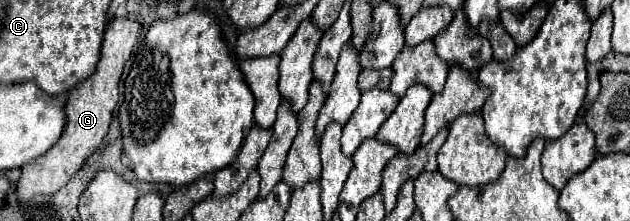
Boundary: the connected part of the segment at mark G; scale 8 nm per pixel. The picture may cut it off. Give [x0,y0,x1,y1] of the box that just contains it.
[17,17,141,201]

